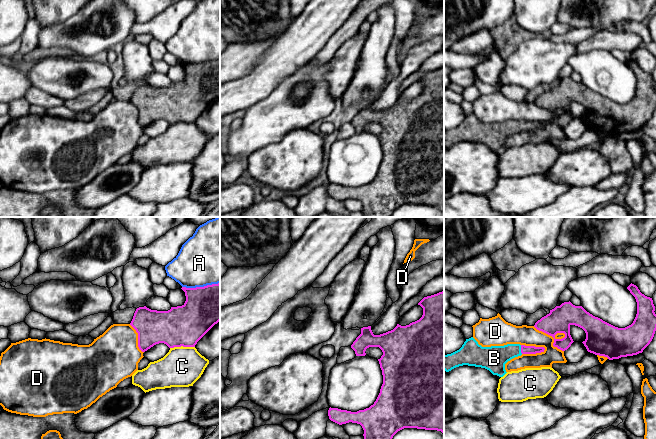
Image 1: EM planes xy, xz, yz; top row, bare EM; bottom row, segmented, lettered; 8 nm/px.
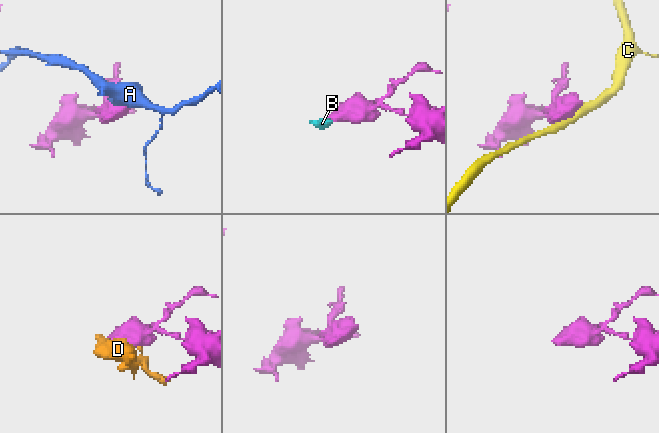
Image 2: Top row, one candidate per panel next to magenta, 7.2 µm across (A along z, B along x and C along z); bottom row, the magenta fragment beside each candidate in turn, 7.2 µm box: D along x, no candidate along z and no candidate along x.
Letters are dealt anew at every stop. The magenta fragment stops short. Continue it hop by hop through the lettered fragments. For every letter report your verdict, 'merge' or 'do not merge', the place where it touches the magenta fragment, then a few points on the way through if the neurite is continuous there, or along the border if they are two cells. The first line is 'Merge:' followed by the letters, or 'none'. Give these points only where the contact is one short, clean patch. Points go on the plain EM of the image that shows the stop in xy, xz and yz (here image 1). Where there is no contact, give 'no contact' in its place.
Merge: B
A: do not merge; meets magenta in xy at (200, 63)
B: merge; meets magenta in yz at (521, 125); runs through yz (524, 125), (521, 125), (512, 126), (494, 134)
C: do not merge; meets magenta in xy at (182, 121)
D: do not merge; meets magenta in yz at (552, 112)

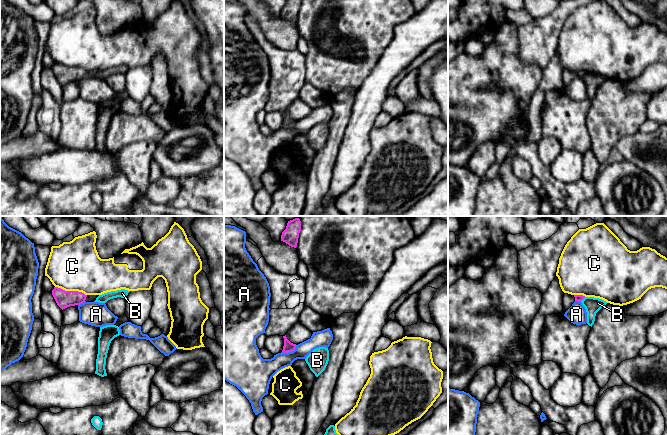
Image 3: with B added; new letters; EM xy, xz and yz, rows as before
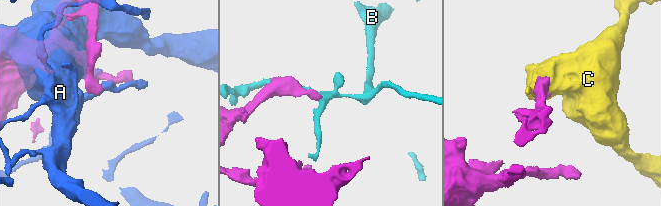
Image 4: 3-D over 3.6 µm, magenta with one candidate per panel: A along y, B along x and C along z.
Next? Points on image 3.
Merge: none
A: do not merge; meets magenta in xz at (290, 127)
B: do not merge; meets magenta in yz at (582, 75); border along yz (585, 73), (580, 77)
C: do not merge; meets magenta in xy at (71, 67)

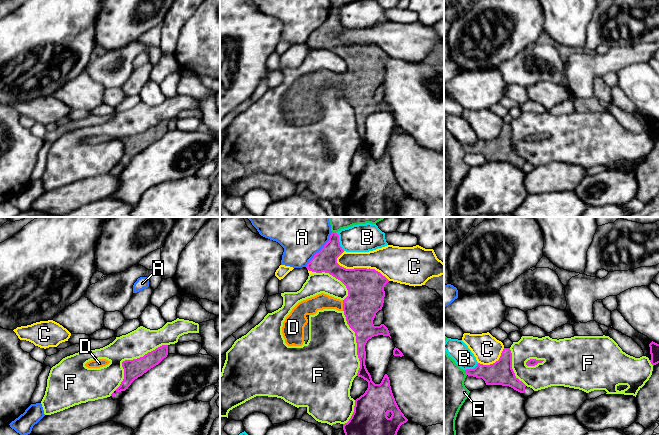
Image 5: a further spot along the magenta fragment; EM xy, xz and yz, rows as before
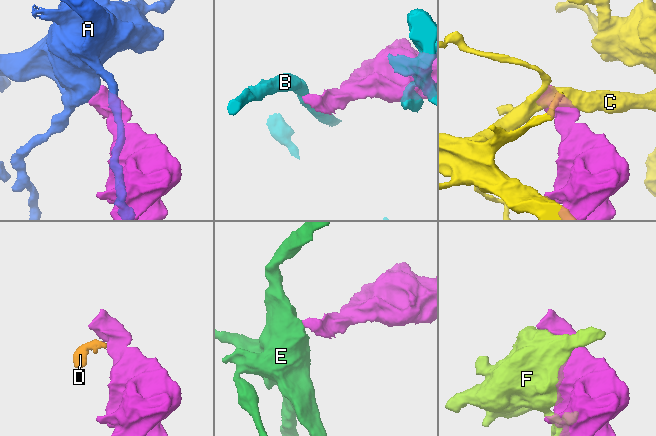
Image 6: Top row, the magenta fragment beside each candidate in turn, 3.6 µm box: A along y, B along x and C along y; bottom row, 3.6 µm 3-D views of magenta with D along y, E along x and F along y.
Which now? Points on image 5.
Merge: D
A: do not merge; meets magenta in xz at (321, 25); border along xz (332, 8), (329, 16), (305, 42)
B: do not merge; meets magenta in xz at (338, 17); border along xz (335, 8), (339, 14), (339, 21), (344, 26)
C: do not merge; meets magenta in xz at (361, 44)
D: merge; meets magenta in xz at (343, 81); runs through xz (365, 63), (343, 81), (321, 77)
E: do not merge; meets magenta in yz at (465, 148); border along yz (463, 146), (466, 151)
F: do not merge; meets magenta in xy at (128, 136)

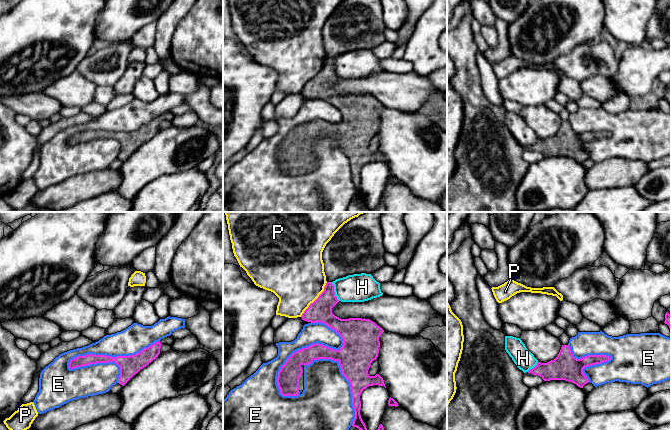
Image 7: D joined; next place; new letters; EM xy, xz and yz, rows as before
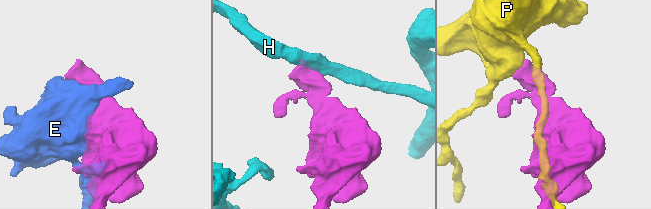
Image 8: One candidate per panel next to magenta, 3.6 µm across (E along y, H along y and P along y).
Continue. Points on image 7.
Merge: none
E: do not merge; meets magenta in xy at (111, 133)
H: do not merge; meets magenta in xz at (333, 67); border along xz (330, 58), (334, 64), (334, 71), (339, 76)
P: do not merge; meets magenta in xz at (316, 75); border along xz (327, 58), (324, 66), (300, 92)

